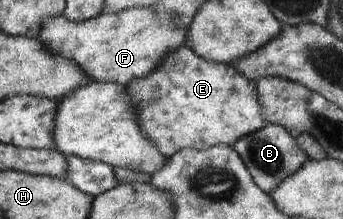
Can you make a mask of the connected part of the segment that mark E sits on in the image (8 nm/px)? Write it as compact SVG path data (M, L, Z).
M184 44L169 52L169 56L159 62L156 70L129 82L125 88L131 94L141 134L149 138L149 142L155 144L165 158L171 158L184 148L205 150L220 144L233 147L239 138L257 132L266 124L256 83L245 78L236 66L201 58L192 47L186 47Z

